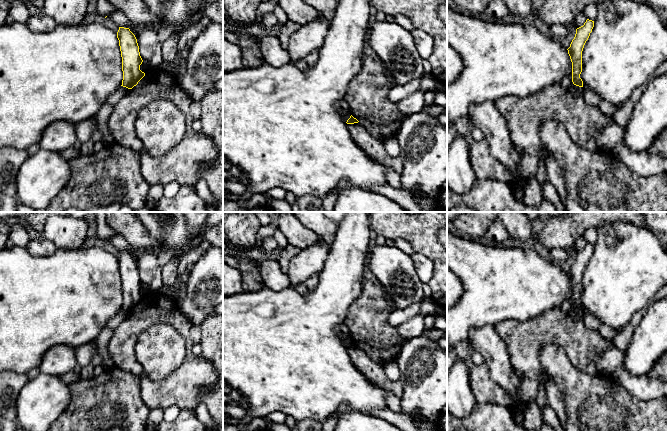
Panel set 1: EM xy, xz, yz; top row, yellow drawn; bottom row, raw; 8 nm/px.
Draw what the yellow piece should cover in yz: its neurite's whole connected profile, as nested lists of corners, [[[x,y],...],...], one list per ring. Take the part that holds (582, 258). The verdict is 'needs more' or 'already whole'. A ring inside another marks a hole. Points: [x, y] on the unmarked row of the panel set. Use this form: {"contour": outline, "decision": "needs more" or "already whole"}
{"contour": [[[587,243],[583,250],[576,253],[575,261],[567,273],[572,286],[572,306],[579,311],[583,311],[583,305],[580,302],[582,296],[582,275],[593,251],[594,245]]], "decision": "already whole"}

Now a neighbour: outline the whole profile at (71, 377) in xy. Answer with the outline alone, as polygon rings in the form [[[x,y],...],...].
[[[74,371],[63,374],[59,377],[64,383],[69,385],[82,379],[80,373],[75,373]]]

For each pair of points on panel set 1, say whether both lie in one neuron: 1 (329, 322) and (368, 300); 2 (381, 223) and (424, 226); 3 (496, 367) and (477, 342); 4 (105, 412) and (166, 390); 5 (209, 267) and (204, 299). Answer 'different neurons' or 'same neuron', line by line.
1: different neurons
2: same neuron
3: same neuron
4: different neurons
5: same neuron

